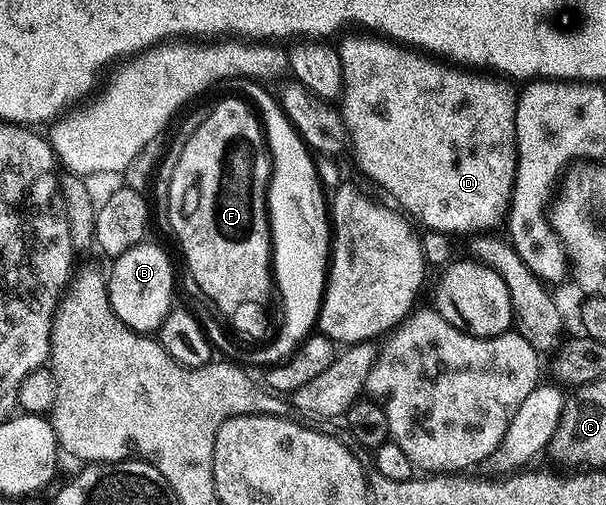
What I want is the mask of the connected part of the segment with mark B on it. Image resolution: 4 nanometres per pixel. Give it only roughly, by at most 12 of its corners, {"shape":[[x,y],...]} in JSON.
{"shape":[[151,240],[111,259],[122,324],[159,331],[174,308],[172,262]]}

